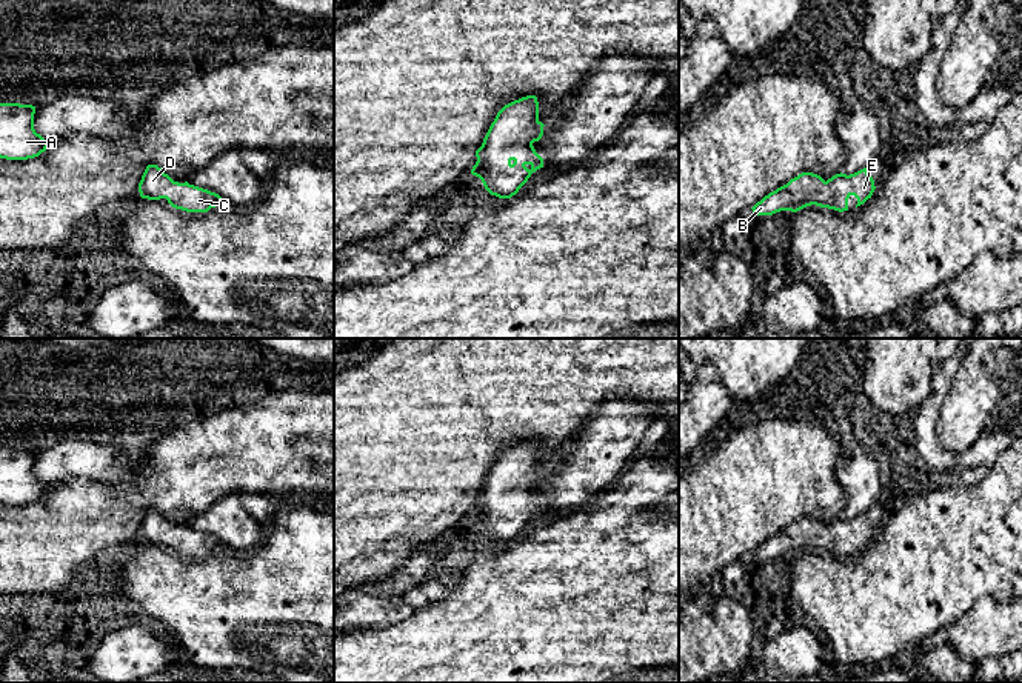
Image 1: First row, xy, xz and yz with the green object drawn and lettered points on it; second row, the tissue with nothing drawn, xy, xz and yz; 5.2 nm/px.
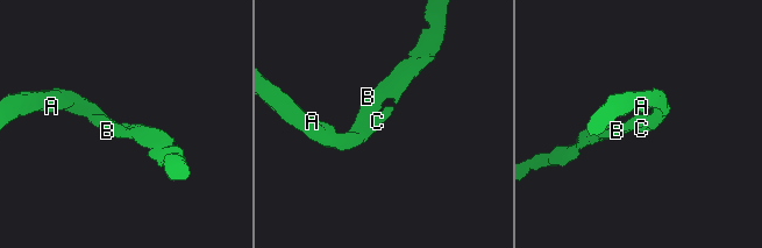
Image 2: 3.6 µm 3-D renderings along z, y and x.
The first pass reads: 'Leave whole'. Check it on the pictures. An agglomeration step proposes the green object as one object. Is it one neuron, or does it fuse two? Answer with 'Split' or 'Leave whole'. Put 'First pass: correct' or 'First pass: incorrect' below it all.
Leave whole
First pass: correct

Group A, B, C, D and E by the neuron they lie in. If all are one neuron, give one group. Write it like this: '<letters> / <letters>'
A B C D E

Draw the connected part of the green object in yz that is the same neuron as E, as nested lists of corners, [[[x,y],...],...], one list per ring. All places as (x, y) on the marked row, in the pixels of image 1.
[[[867,168],[850,175],[836,174],[827,182],[817,174],[802,172],[765,195],[751,209],[756,215],[773,215],[780,211],[797,212],[816,205],[843,212],[848,211],[851,195],[857,198],[857,208],[871,198],[874,189],[874,180]]]

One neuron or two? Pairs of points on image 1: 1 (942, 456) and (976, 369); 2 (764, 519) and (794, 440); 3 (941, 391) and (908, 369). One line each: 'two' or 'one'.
1: two
2: one
3: two

